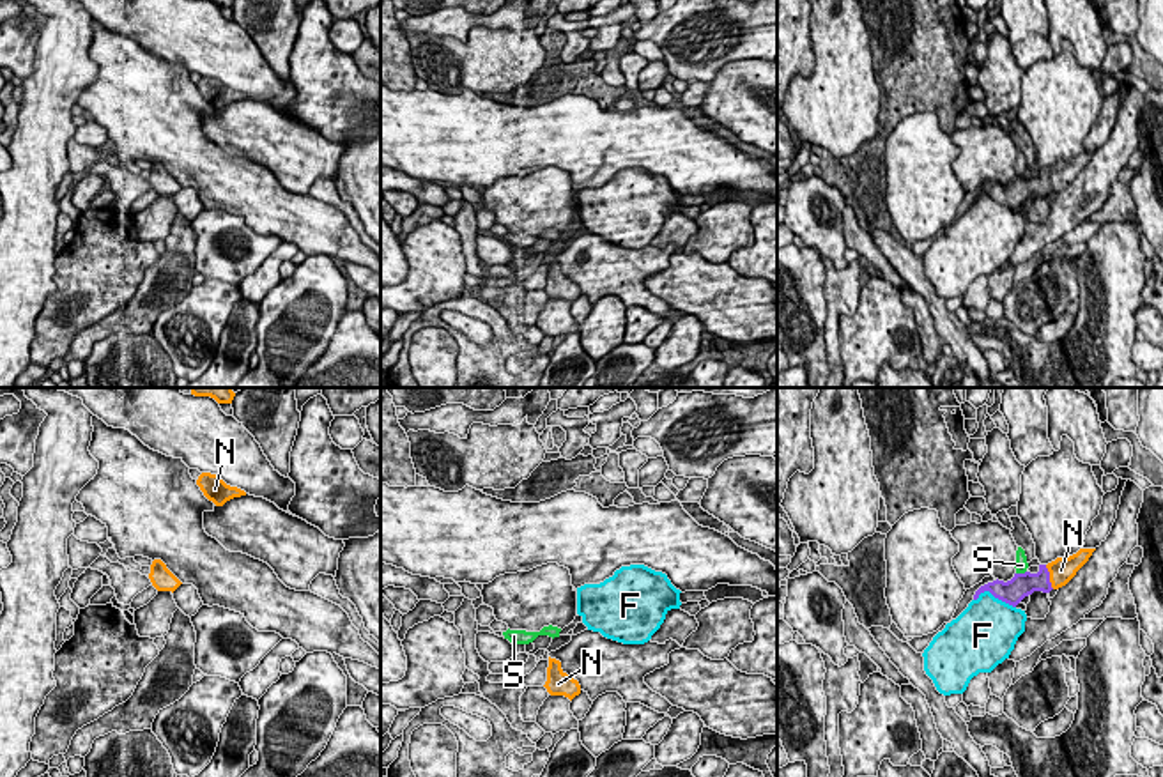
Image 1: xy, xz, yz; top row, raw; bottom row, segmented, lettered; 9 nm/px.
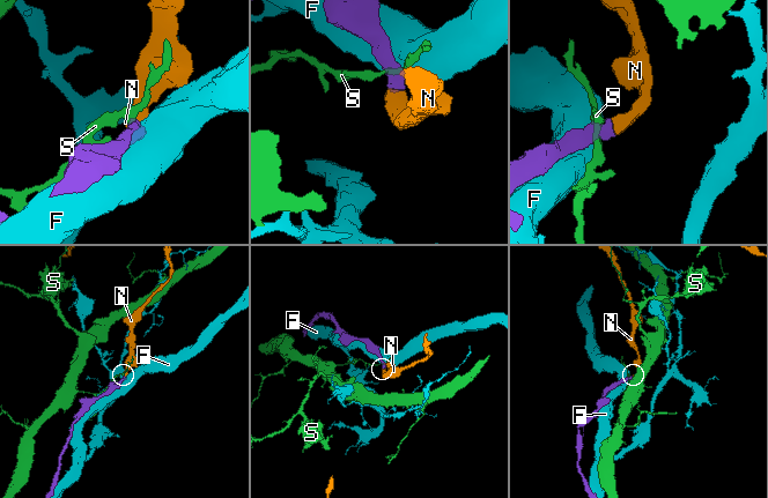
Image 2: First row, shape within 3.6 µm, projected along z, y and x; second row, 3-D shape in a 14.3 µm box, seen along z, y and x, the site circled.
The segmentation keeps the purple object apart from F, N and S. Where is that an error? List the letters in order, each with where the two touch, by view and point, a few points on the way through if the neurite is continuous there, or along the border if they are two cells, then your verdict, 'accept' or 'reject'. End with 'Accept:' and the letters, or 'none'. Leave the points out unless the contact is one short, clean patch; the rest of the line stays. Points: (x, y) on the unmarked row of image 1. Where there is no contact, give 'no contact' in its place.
F: yz (995, 200) | reject
N: yz (1048, 181) | across yz (1022, 188), (1048, 181), (1061, 174) | accept
S: yz (1020, 177) | along yz (1025, 174), (1016, 177) | reject
Accept: N

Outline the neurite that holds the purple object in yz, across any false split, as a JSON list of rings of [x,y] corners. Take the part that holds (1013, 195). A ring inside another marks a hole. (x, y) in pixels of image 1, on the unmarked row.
[[[1080,152],[1069,161],[1057,161],[1048,168],[1039,168],[1037,177],[1014,177],[1014,181],[1007,186],[998,182],[988,186],[975,195],[974,204],[977,204],[981,196],[990,195],[995,202],[1016,211],[1034,195],[1050,196],[1051,193],[1066,189],[1089,165],[1094,154],[1096,152]]]

